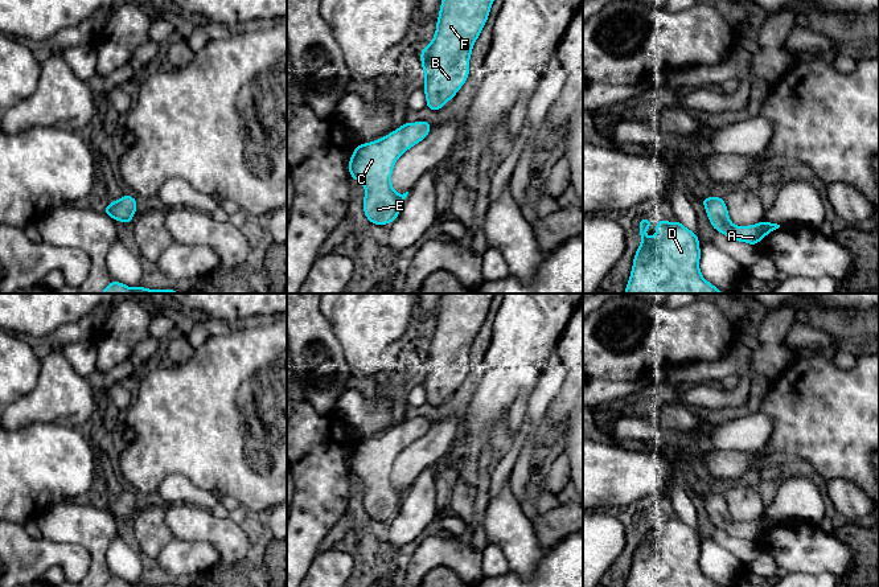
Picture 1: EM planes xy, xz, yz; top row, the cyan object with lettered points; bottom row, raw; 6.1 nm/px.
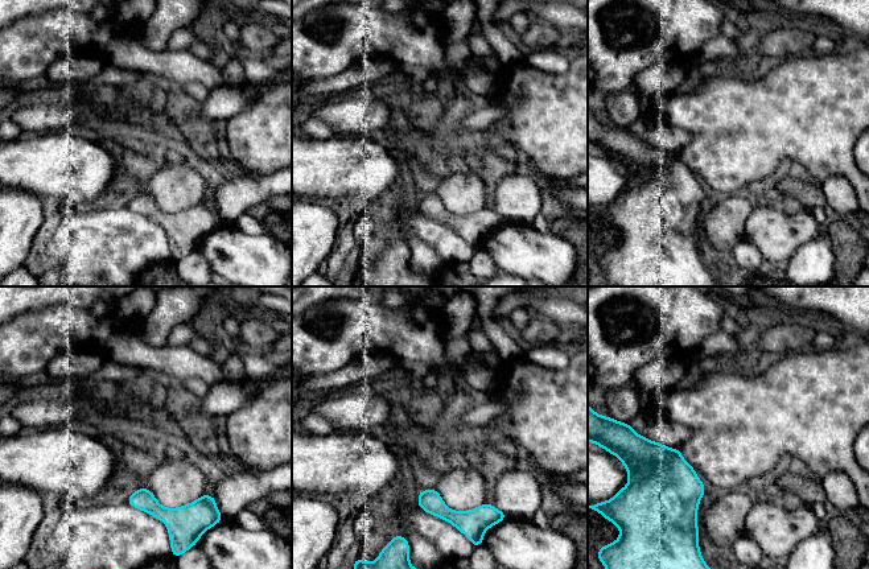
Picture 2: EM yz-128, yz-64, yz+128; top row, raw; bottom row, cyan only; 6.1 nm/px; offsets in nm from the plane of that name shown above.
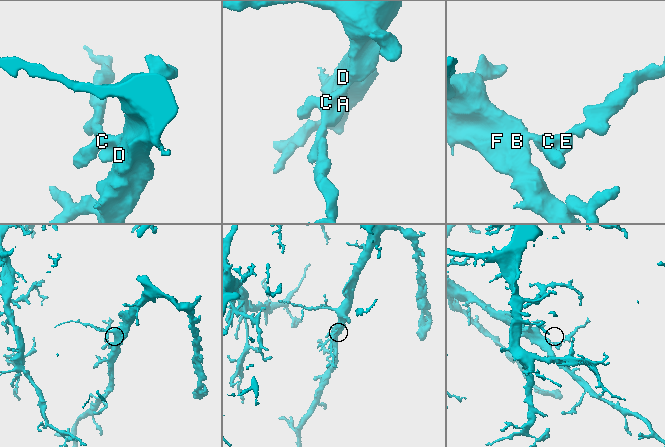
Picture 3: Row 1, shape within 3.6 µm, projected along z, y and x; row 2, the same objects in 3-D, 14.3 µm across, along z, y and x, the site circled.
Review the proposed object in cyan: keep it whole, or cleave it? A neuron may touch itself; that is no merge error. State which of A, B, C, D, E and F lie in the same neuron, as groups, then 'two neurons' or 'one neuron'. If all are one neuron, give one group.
groups A B C D E F; one neuron

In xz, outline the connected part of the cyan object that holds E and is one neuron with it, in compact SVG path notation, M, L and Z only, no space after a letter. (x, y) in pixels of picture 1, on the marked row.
M426 120L415 123L403 123L395 131L387 134L382 139L354 147L352 159L348 163L352 180L360 181L365 188L365 197L362 201L363 214L373 225L383 226L393 223L398 215L401 206L408 192L399 194L393 189L391 175L395 161L411 147L426 139L432 126Z

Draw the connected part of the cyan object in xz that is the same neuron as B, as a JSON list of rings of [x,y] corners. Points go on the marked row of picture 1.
[[[441,0],[432,41],[420,50],[427,107],[439,111],[469,77],[472,48],[494,0]]]

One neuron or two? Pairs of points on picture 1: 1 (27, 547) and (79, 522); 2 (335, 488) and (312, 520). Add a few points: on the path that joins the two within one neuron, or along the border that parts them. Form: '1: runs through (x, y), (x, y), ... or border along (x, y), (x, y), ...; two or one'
1: border along (42, 537), (50, 541), (73, 542), (76, 545); two
2: runs through (327, 496), (313, 512); one

